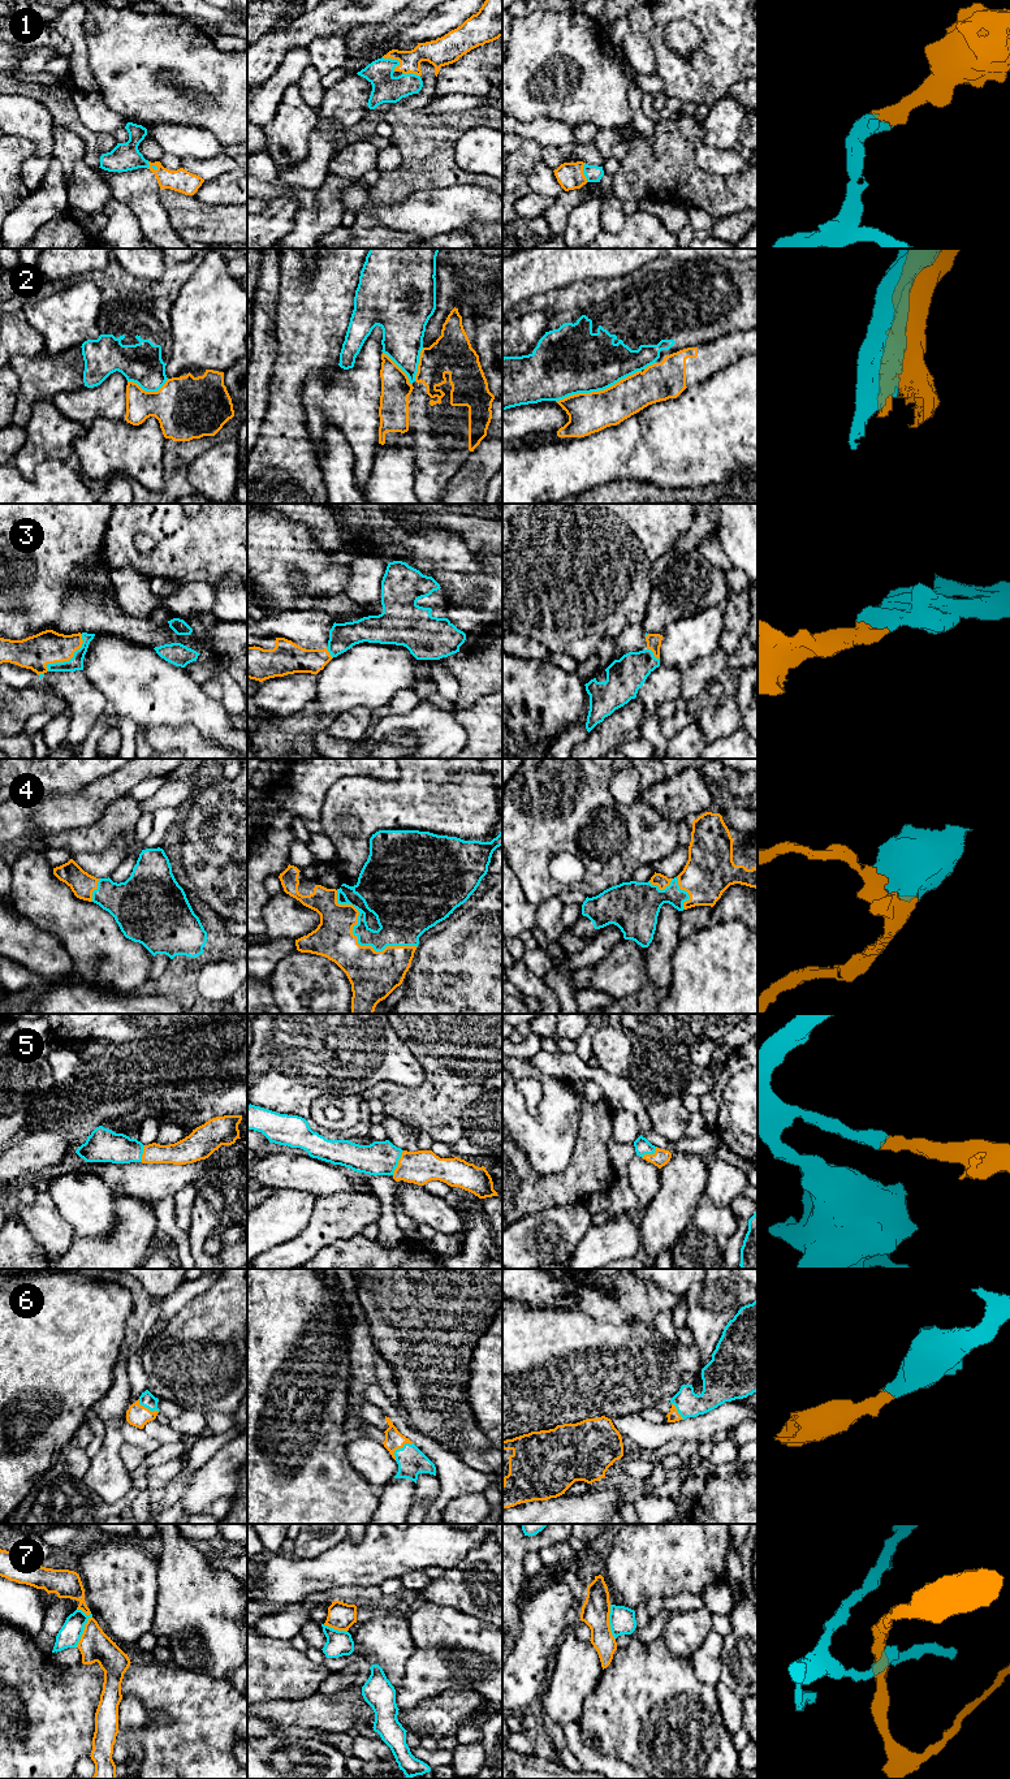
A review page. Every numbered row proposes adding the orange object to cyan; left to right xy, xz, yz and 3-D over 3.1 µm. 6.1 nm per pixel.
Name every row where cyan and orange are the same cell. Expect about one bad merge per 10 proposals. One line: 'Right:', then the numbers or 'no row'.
Right: 1, 3, 4, 5, 6

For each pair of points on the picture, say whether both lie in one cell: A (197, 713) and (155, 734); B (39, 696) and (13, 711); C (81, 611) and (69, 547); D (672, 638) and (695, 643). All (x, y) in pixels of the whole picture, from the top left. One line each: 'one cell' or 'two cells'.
A: two cells
B: one cell
C: two cells
D: one cell

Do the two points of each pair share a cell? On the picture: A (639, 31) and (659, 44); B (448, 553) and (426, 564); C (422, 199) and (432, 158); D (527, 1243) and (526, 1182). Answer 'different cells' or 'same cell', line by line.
A: different cells
B: same cell
C: different cells
D: different cells

